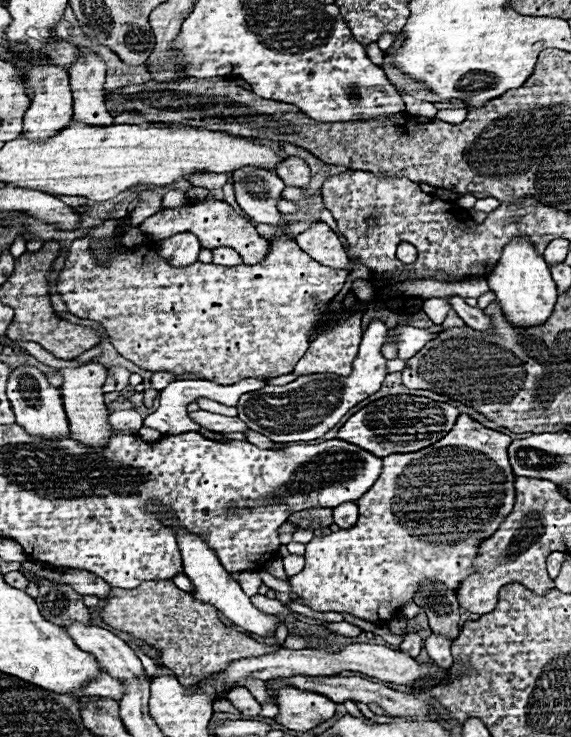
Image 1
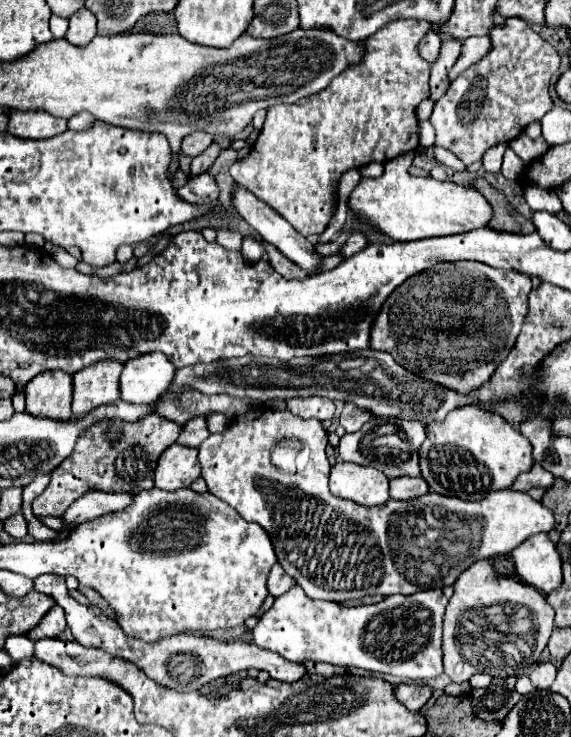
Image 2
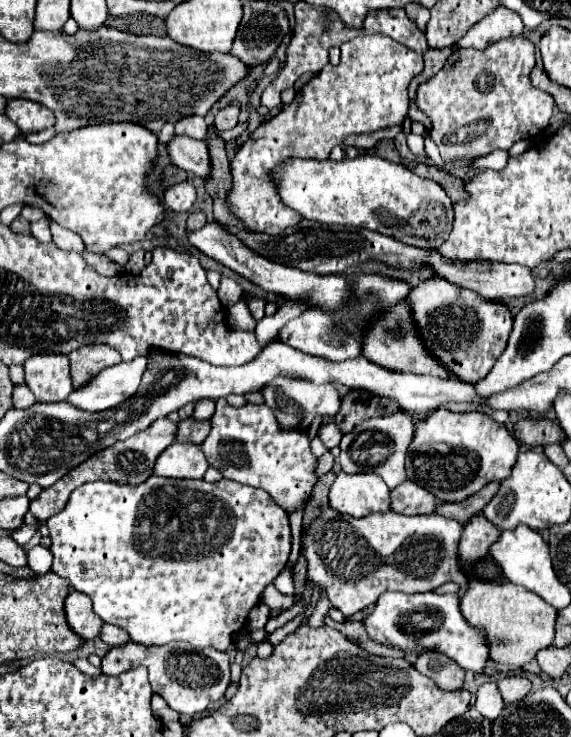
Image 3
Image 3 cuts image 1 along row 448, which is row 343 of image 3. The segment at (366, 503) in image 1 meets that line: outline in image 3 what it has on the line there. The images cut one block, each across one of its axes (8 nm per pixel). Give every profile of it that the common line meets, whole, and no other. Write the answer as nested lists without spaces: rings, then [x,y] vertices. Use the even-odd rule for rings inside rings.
[[[436,272],[408,294],[408,306],[426,350],[460,380],[472,380],[472,384],[482,380],[508,344],[512,330],[510,308],[472,294],[468,288],[454,286]]]

